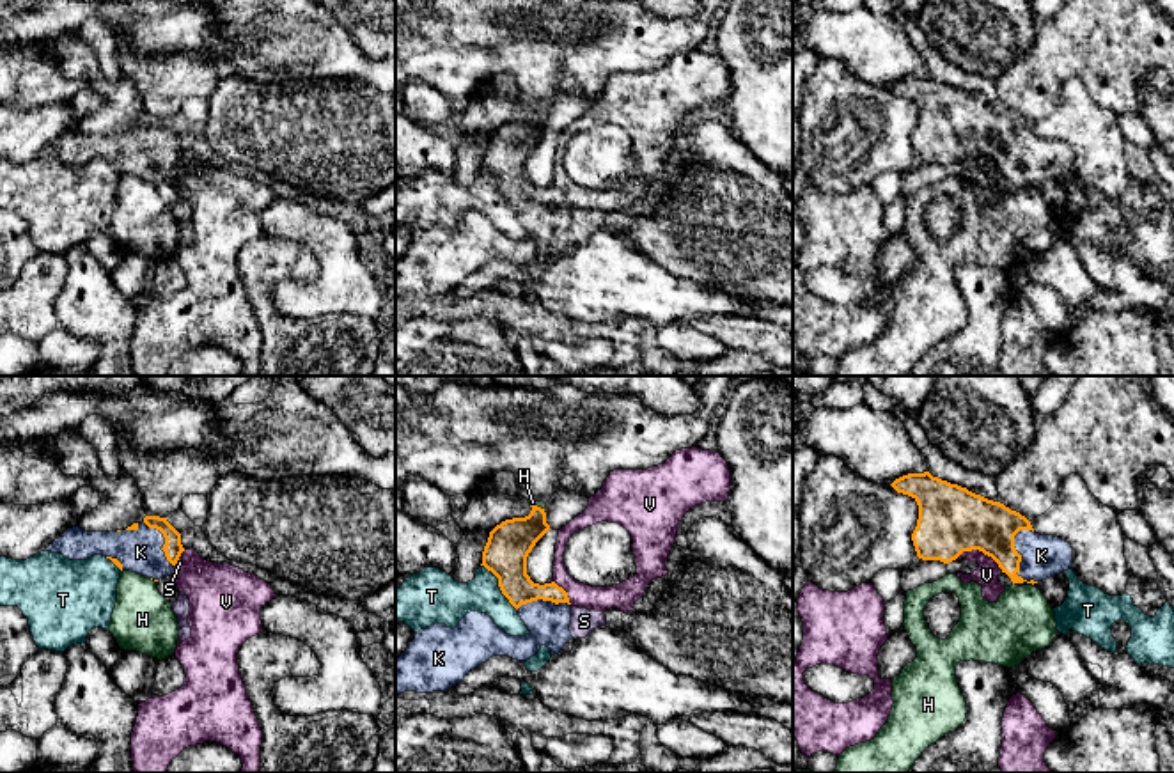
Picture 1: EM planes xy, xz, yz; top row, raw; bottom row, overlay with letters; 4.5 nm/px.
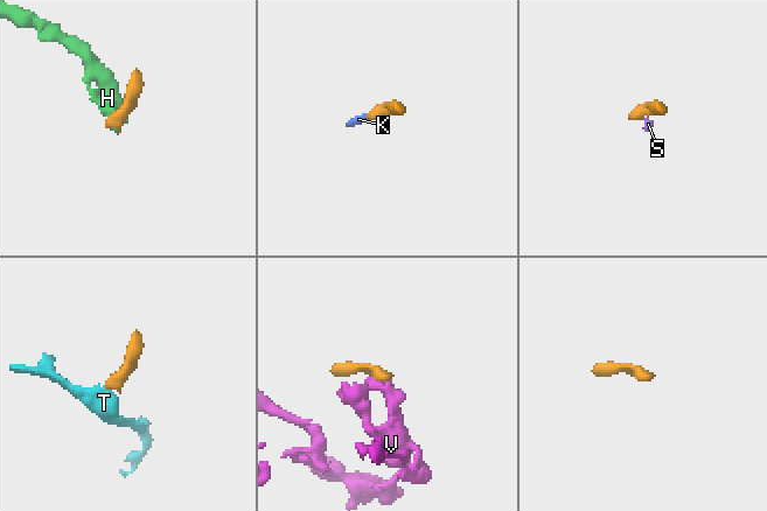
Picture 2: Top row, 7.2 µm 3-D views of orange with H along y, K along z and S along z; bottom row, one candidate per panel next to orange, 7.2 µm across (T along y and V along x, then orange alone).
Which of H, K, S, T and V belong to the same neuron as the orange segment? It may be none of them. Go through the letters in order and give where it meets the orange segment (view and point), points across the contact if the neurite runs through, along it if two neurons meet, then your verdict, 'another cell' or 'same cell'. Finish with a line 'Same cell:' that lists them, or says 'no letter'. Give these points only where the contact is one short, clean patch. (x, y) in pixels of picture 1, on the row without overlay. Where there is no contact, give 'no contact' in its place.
H: contact xz (536, 109); another cell
K: contact yz (1020, 163); same cell
S: contact xy (178, 162); border xy (181, 155), (174, 169); another cell
T: contact xz (499, 188); border xz (481, 167), (497, 181), (500, 195), (516, 213); another cell
V: contact yz (979, 153); another cell
Same cell: K

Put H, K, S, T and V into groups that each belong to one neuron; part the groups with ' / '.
H / K / S / T / V

